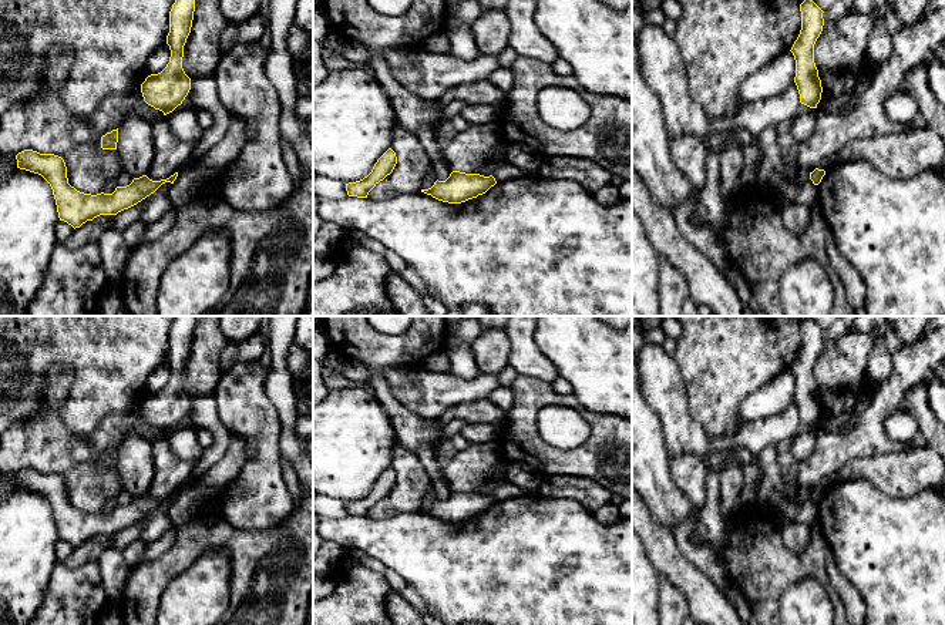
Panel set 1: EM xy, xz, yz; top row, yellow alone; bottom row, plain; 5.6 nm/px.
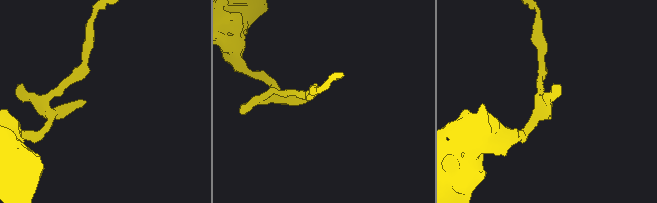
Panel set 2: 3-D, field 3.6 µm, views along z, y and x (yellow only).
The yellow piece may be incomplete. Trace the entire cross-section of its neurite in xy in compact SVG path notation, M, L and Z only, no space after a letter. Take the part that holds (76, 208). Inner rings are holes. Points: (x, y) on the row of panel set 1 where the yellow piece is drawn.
M24 149L16 155L17 168L41 175L51 187L60 221L74 229L100 215L117 215L128 209L151 194L162 184L171 182L178 172L167 179L152 181L147 175L134 178L127 187L117 187L112 194L84 194L68 184L67 167L61 157Z

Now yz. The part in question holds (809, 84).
M804 0L800 4L800 11L801 30L790 50L796 60L794 83L800 94L800 103L817 108L823 87L814 63L814 44L823 31L824 11L813 0Z

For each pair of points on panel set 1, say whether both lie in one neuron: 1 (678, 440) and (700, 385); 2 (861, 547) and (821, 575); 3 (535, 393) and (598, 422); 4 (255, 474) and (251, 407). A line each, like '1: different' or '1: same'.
1: different
2: different
3: same
4: same

